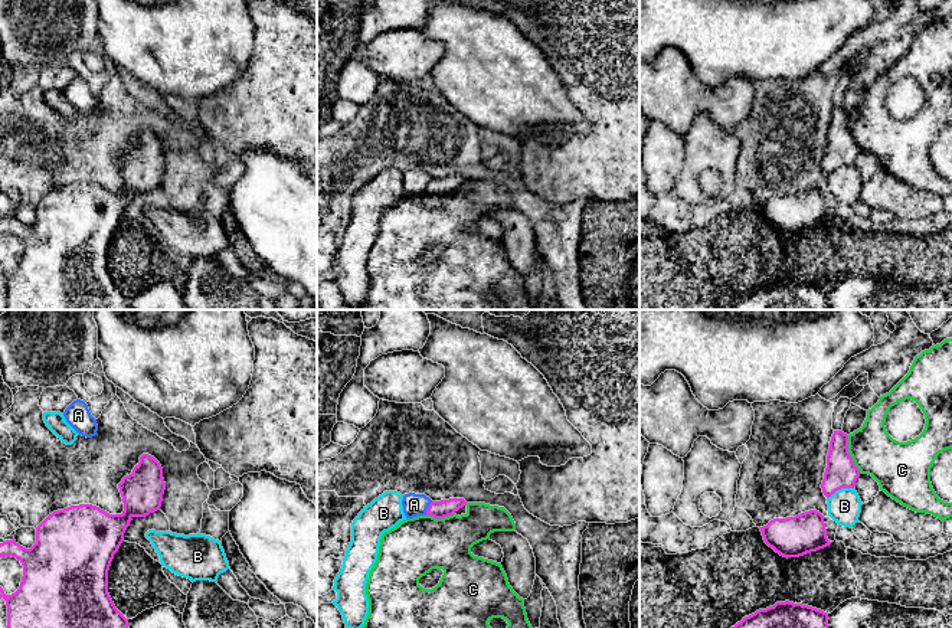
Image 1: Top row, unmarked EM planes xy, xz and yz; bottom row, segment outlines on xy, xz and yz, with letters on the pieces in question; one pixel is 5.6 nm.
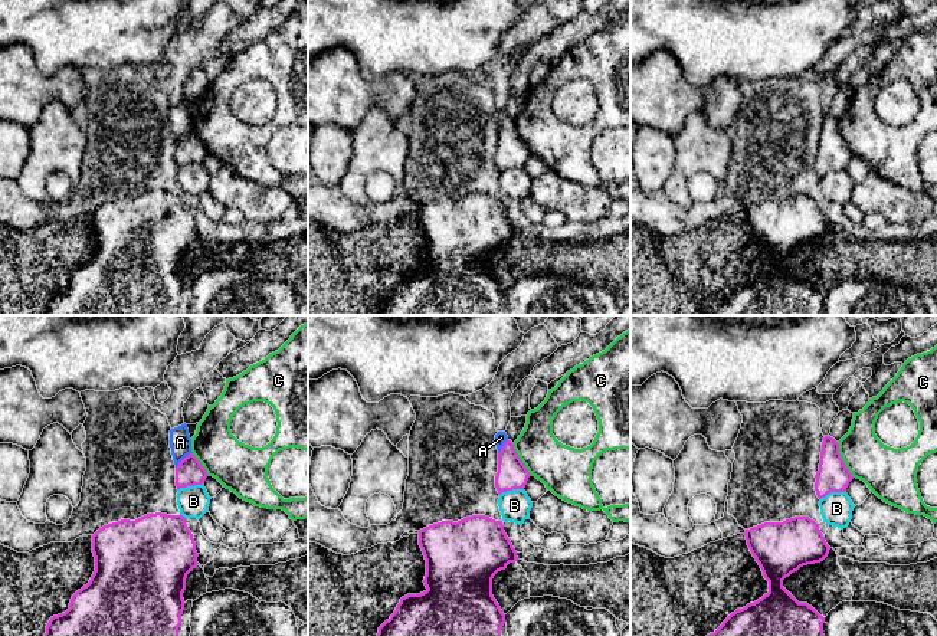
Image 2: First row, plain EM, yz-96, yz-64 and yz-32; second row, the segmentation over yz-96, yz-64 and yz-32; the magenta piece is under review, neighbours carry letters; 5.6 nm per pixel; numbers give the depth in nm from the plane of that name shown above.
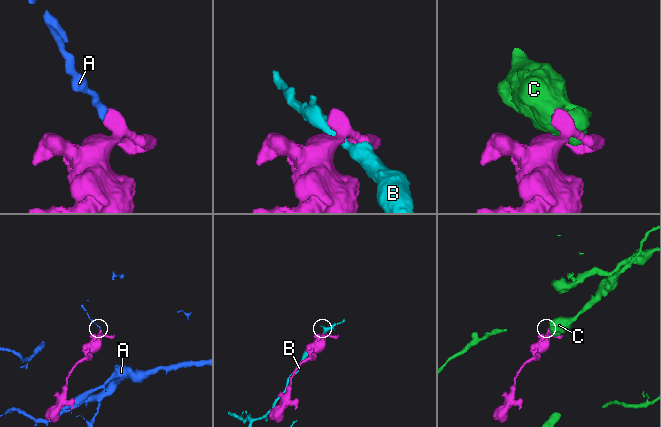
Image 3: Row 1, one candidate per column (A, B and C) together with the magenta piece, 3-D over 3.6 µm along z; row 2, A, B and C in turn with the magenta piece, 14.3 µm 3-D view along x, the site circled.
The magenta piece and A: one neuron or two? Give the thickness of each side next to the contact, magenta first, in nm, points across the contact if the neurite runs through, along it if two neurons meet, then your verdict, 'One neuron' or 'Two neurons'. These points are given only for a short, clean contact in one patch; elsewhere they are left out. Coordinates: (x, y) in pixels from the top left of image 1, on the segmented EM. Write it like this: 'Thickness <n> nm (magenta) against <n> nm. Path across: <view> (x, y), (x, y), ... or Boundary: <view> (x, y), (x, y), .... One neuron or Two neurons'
Thickness 100 nm (magenta) against 130 nm. Boundary: xz (432, 501), (425, 513). Two neurons

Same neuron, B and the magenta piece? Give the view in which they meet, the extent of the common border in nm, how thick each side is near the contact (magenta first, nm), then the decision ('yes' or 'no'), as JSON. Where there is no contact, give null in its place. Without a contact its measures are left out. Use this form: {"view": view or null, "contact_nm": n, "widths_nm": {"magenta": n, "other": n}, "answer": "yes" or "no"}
{"view": "yz", "contact_nm": 170, "widths_nm": {"magenta": 180, "other": 190}, "answer": "no"}

